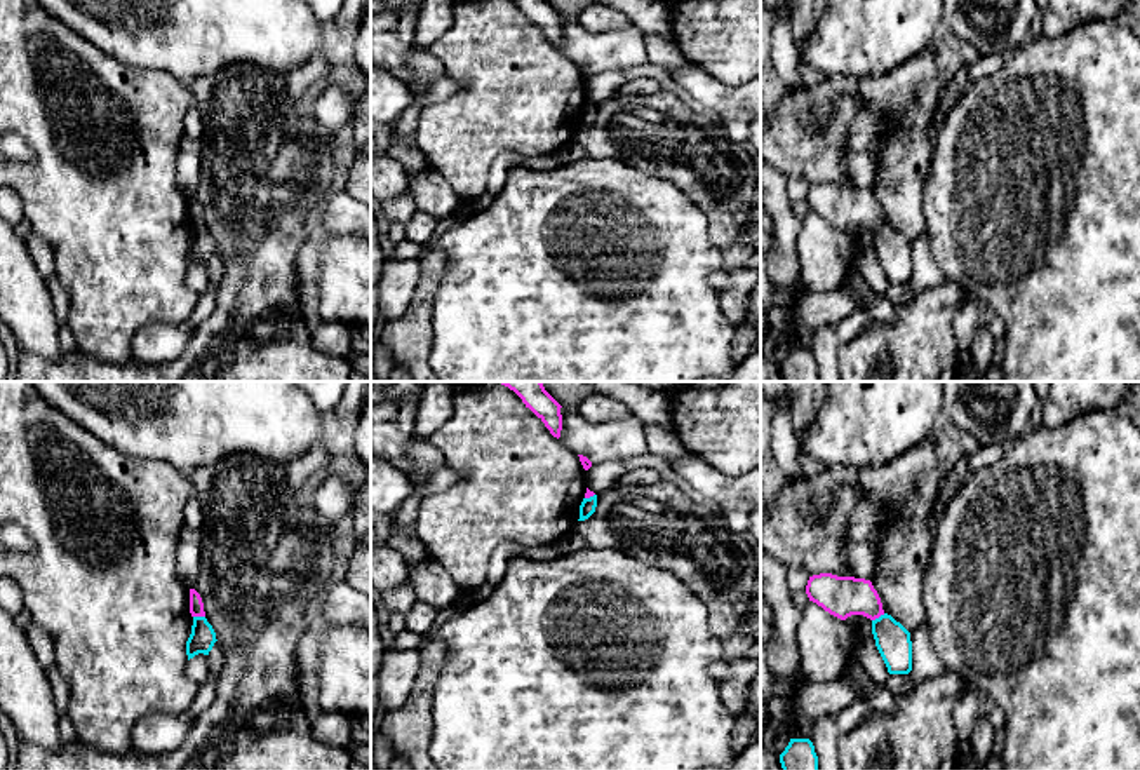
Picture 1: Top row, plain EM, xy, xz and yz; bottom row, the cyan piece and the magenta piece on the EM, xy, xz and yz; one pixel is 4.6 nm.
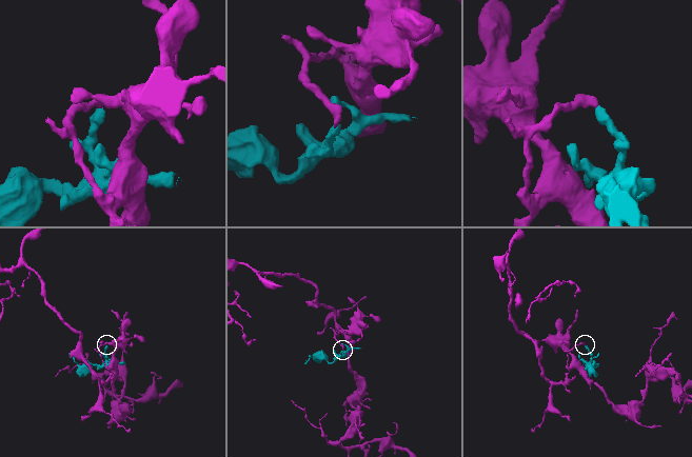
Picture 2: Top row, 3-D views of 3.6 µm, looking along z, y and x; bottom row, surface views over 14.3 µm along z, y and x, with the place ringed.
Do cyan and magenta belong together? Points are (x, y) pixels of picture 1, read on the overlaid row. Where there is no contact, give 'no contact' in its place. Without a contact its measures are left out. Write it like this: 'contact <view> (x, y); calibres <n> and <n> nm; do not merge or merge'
contact yz (879, 617); calibres 160 and 190 nm; do not merge

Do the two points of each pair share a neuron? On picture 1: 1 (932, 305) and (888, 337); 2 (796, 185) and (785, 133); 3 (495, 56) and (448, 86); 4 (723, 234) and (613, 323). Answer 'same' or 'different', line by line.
1: same
2: different
3: different
4: different

